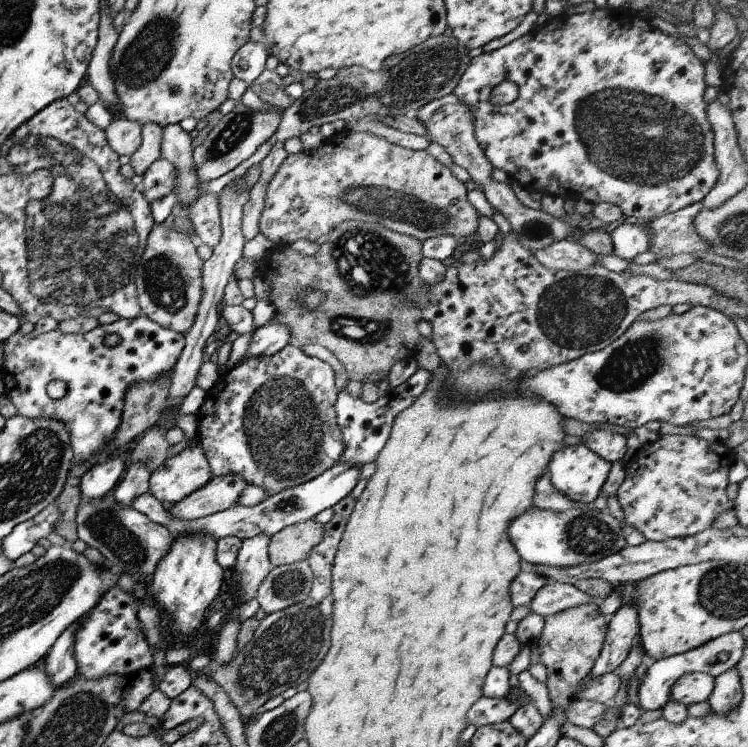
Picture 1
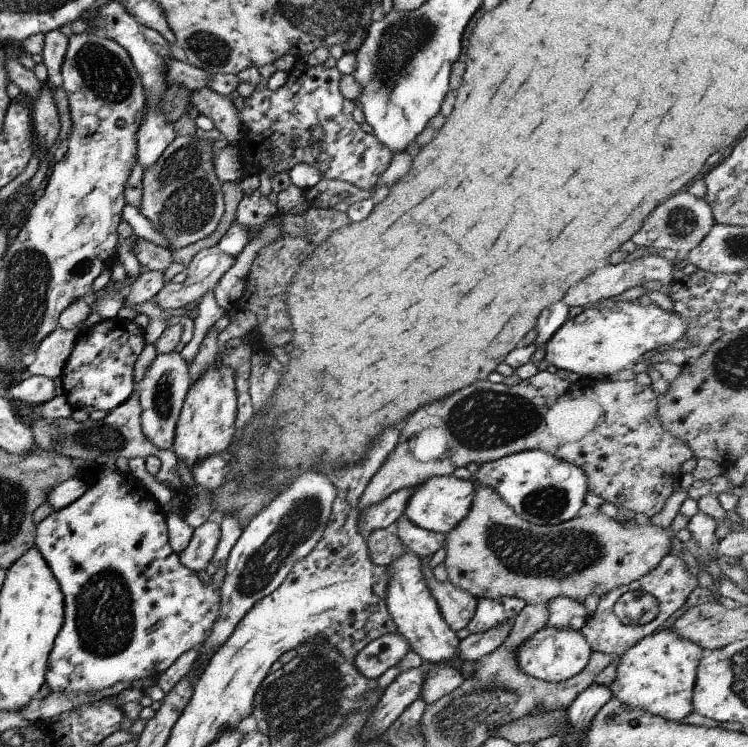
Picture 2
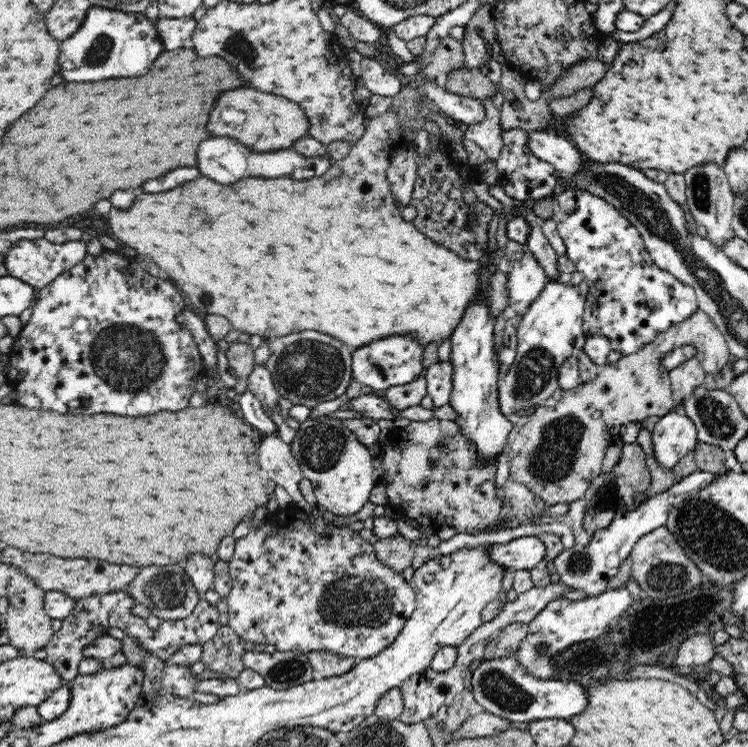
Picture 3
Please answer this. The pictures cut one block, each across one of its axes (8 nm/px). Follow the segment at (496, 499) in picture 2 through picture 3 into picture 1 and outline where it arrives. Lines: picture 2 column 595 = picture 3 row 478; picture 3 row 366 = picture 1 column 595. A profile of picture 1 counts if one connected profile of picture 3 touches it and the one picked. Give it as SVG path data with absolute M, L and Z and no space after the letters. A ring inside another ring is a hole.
M597 603L576 605L544 617L544 628L537 640L540 662L547 670L546 684L552 704L559 705L567 720L583 729L592 729L594 724L603 719L606 709L606 705L602 703L574 698L574 692L578 684L589 676L596 659L600 656L608 630L608 619L599 613Z

